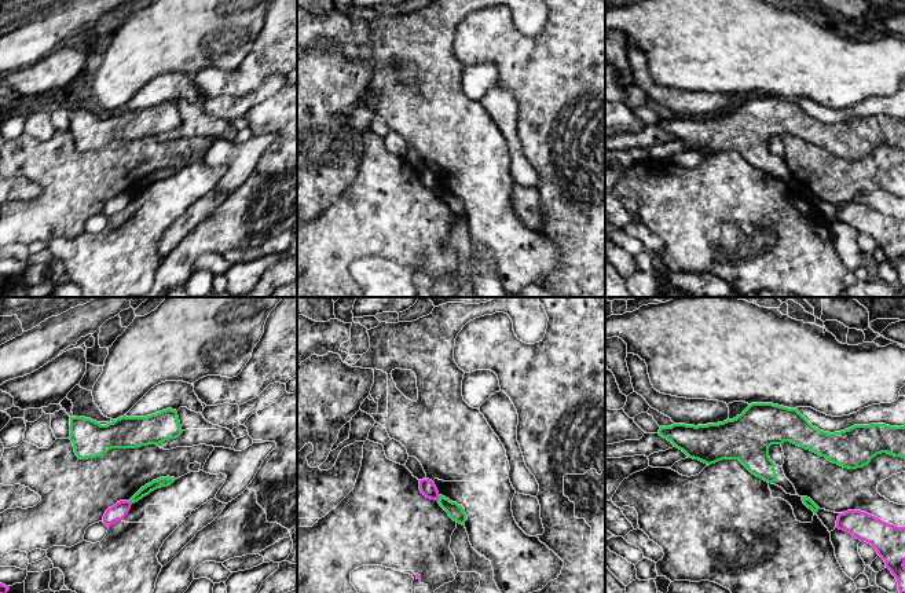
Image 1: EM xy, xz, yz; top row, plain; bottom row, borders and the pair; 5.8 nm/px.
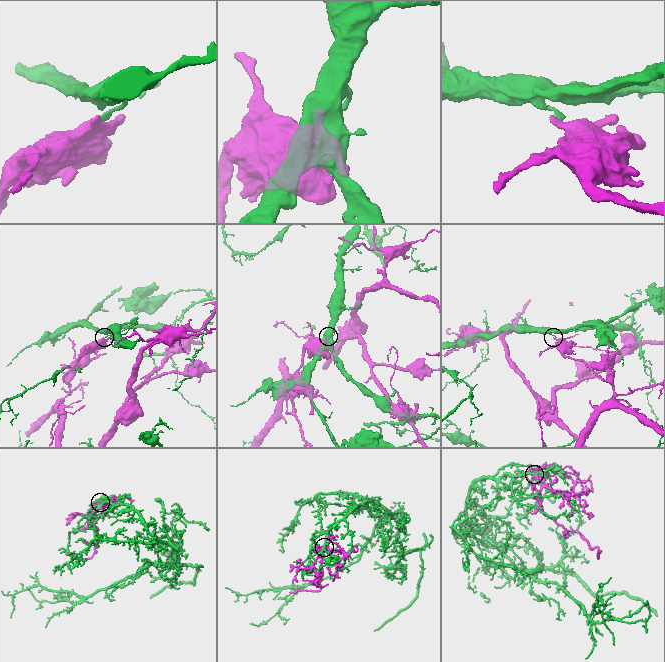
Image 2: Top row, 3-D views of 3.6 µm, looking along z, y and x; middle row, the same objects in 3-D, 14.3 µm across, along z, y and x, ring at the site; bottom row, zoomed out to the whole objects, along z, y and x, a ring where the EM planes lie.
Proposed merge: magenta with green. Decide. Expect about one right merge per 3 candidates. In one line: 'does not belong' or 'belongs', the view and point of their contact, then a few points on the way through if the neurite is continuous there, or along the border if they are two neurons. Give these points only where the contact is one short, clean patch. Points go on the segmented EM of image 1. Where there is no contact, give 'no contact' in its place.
does not belong | xz (438, 498)

